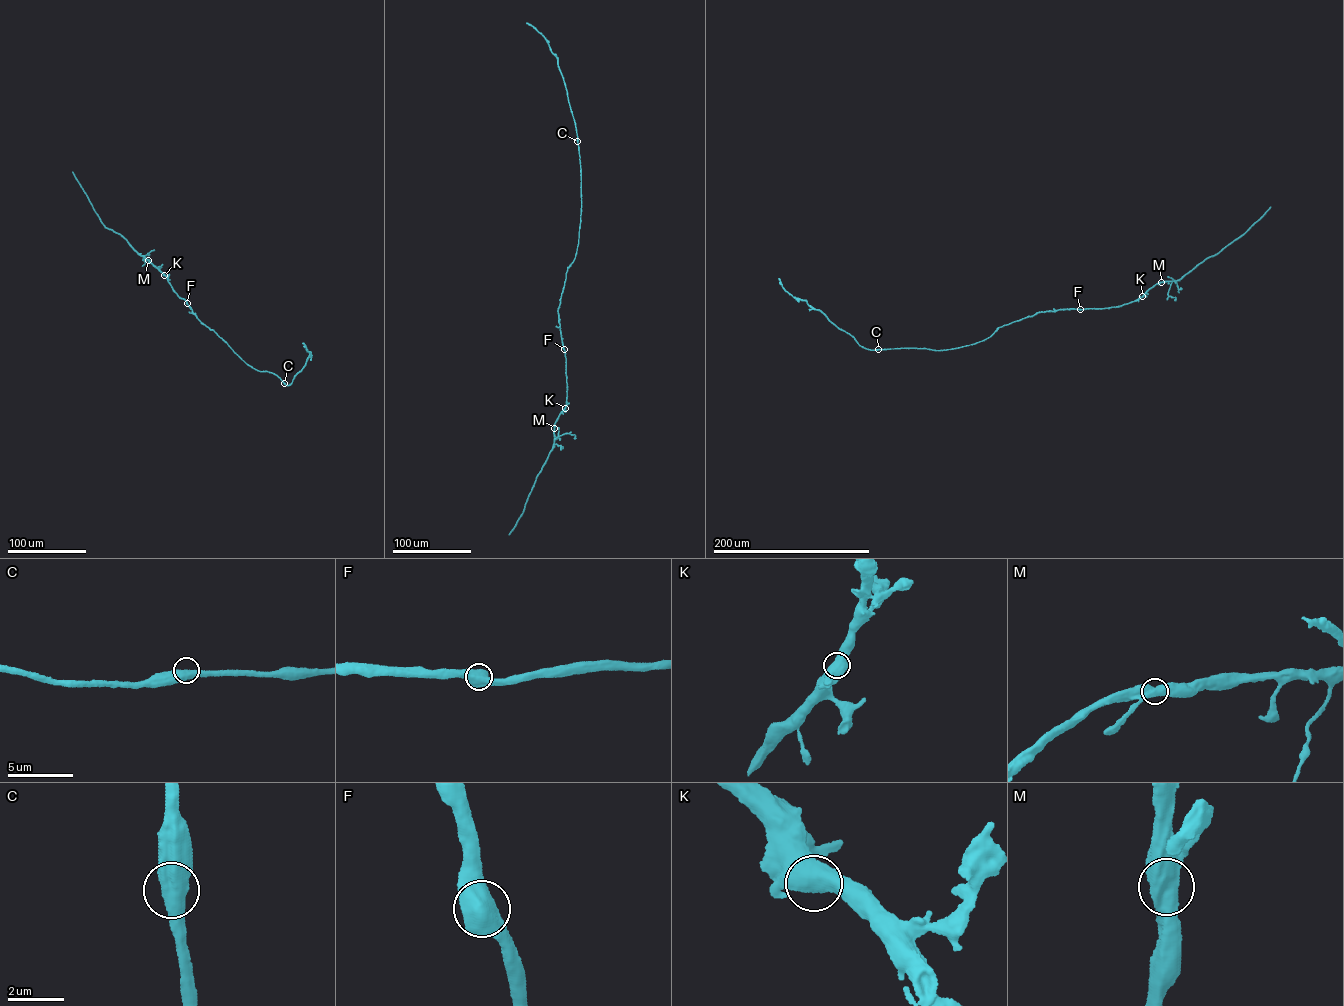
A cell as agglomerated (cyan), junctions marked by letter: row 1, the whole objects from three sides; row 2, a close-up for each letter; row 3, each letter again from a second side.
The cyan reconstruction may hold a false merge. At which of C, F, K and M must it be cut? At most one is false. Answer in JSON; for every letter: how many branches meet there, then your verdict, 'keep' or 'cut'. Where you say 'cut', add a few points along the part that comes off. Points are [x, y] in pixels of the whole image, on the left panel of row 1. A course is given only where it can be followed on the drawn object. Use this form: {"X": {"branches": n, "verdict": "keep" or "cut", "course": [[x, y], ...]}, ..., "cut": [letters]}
{"C": {"branches": 2, "verdict": "keep"}, "F": {"branches": 2, "verdict": "keep"}, "K": {"branches": 2, "verdict": "keep"}, "M": {"branches": 2, "verdict": "keep"}, "cut": []}

